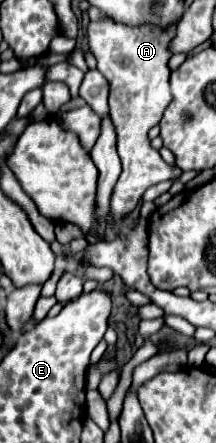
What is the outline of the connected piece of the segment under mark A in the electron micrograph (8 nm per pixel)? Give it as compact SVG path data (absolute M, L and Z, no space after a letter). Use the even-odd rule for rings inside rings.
M105 18L103 22L91 22L87 28L89 48L97 58L97 70L109 82L111 120L115 124L117 152L123 164L123 172L111 196L111 214L115 218L127 216L139 204L143 192L149 186L177 180L183 174L179 166L165 164L159 152L151 148L147 138L149 128L159 124L167 104L171 102L171 90L169 90L171 72L167 68L171 54L167 50L167 44L173 38L173 34L175 34L175 28L167 28L167 30L159 26L129 28L123 24L115 24L109 18Z

